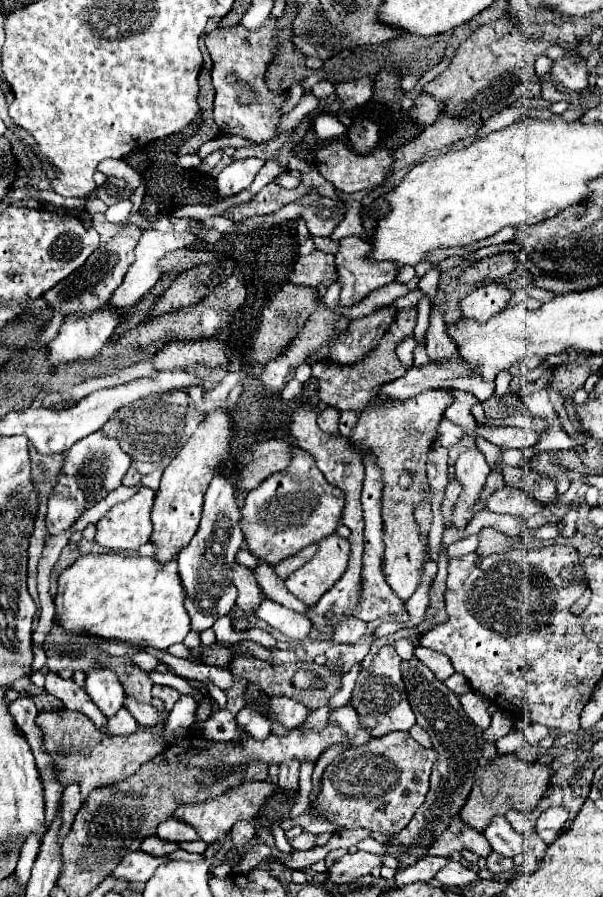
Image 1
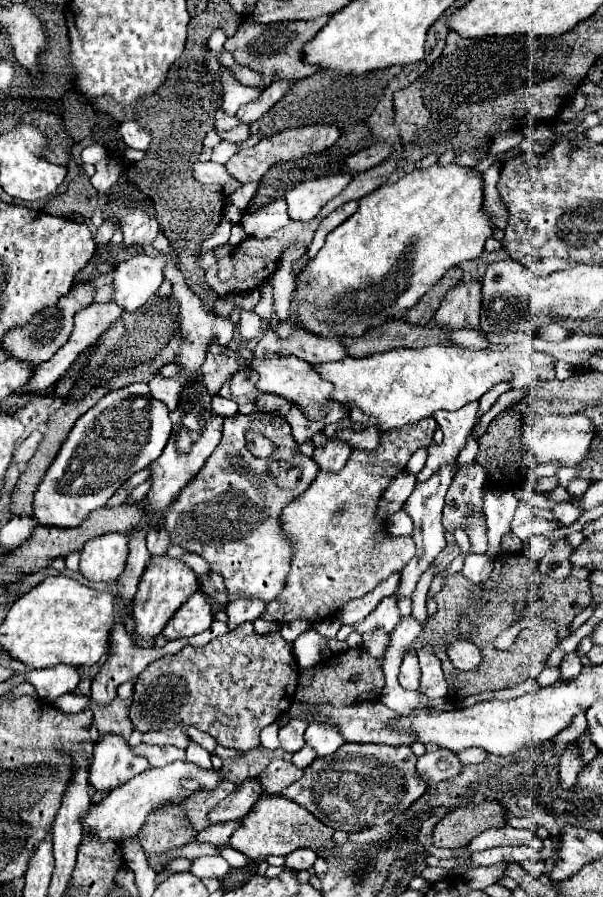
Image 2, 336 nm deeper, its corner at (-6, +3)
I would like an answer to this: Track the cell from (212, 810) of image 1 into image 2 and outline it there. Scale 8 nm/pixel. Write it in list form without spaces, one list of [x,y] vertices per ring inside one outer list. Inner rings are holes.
[[[260,795],[258,803],[252,805],[252,811],[242,819],[240,827],[230,837],[230,847],[244,853],[250,859],[260,861],[268,855],[288,855],[294,849],[310,847],[310,849],[324,849],[324,857],[328,859],[334,855],[334,829],[320,823],[308,809],[292,803],[292,799],[284,799],[282,795]]]

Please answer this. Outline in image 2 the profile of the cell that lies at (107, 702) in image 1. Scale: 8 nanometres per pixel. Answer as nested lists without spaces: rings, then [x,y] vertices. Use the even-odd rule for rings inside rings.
[[[102,735],[96,743],[94,743],[94,761],[90,765],[90,785],[96,791],[106,791],[106,789],[116,789],[120,785],[124,785],[126,781],[130,781],[134,775],[142,773],[144,769],[150,769],[148,759],[136,755],[132,751],[132,747],[128,745],[128,741],[122,735]]]

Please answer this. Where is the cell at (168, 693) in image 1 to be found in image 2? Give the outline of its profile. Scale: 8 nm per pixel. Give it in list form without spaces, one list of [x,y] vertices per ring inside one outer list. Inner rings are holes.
[[[242,623],[228,635],[212,639],[202,647],[186,645],[180,653],[166,655],[150,663],[136,677],[130,721],[134,729],[148,731],[152,727],[158,727],[158,717],[172,717],[178,725],[186,723],[198,727],[204,733],[210,733],[224,747],[232,747],[236,751],[250,751],[260,745],[260,731],[270,725],[278,715],[286,713],[292,705],[294,691],[298,687],[298,675],[300,667],[292,655],[292,647],[282,639],[278,631],[260,635],[254,631],[252,623]],[[164,677],[174,677],[174,681],[170,681],[170,685],[160,685],[160,679]]]

